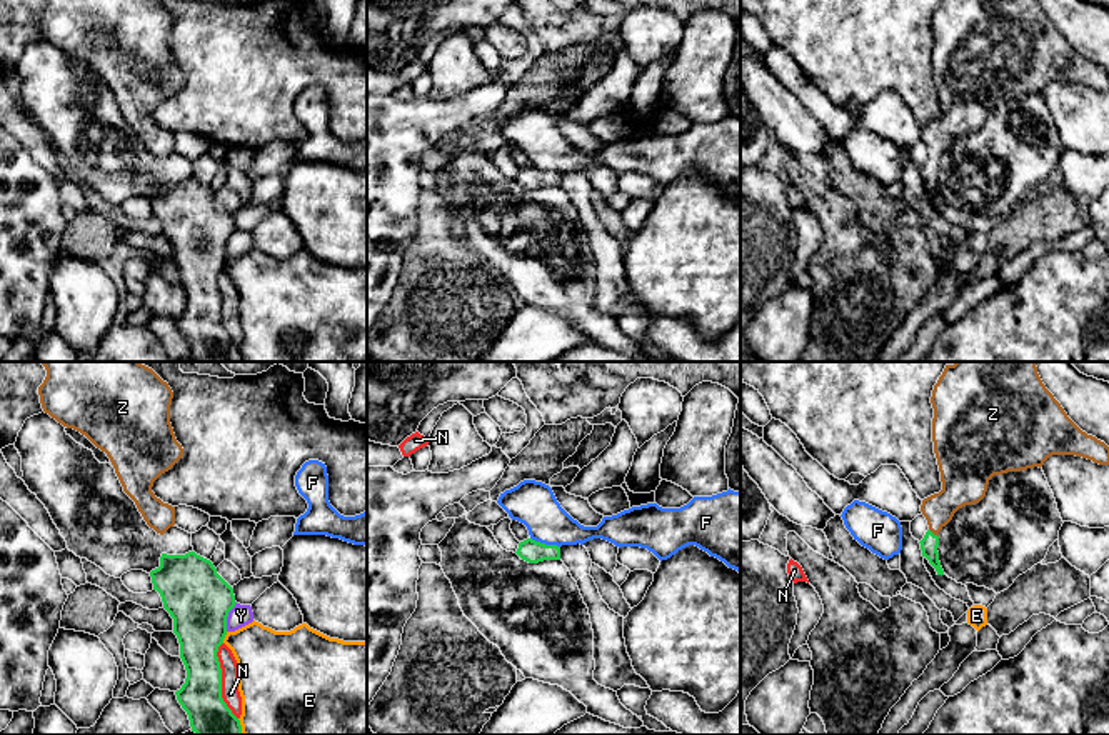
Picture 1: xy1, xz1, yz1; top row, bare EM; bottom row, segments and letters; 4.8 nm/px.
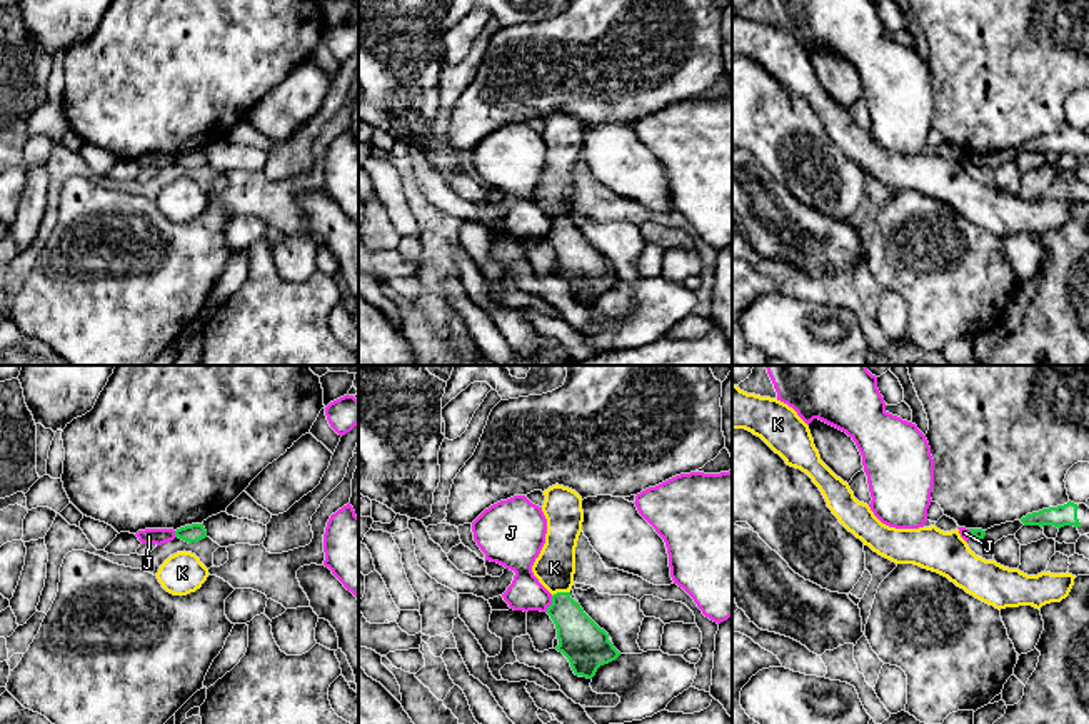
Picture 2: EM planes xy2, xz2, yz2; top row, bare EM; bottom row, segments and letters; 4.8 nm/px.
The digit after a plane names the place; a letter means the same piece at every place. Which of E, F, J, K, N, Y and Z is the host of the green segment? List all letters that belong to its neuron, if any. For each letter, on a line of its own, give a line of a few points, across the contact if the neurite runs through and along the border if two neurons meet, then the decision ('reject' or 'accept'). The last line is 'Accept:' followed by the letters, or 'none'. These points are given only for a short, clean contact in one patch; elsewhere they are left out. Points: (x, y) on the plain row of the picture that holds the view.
E: reject
F: xz1 (531, 164), (559, 174) | reject
J: xz2 (552, 222), (544, 237) | reject
K: xz2 (569, 217), (559, 217), (552, 222) | reject
N: reject
Y: xy1 (235, 229), (229, 239), (225, 257) | reject
Z: yz1 (929, 170), (933, 160), (938, 137), (958, 117) | accept
Accept: Z

